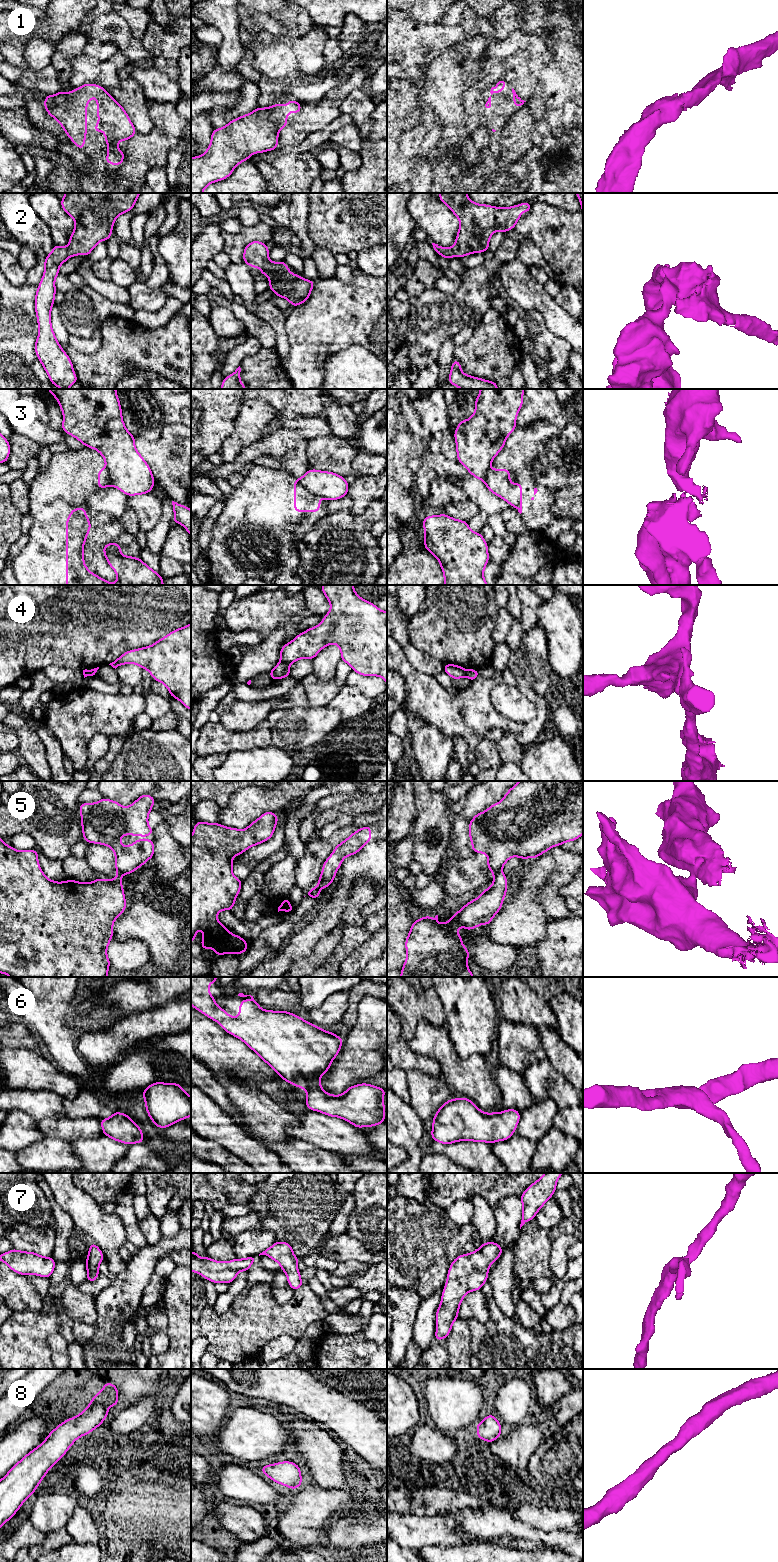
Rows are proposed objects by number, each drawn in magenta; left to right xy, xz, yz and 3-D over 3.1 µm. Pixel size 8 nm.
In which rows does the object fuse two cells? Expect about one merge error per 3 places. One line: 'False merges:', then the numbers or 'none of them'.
False merges: 3, 4, 5

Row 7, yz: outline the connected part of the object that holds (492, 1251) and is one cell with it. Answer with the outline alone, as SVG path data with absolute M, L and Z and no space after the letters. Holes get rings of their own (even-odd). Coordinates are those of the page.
M495 1242L480 1244L480 1248L459 1255L451 1262L447 1281L436 1312L435 1340L447 1339L458 1318L461 1301L470 1291L481 1290L488 1280L489 1267L501 1256L502 1247Z

